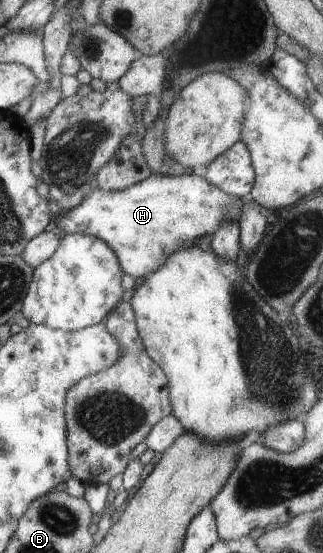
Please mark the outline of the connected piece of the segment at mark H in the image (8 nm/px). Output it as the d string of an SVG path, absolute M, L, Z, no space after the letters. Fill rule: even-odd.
M151 173L137 184L117 192L101 190L94 186L89 194L81 198L81 202L75 208L62 211L62 215L55 215L50 228L56 232L61 230L65 235L81 232L103 240L115 254L123 274L129 274L133 278L143 278L153 270L157 270L161 264L165 264L165 260L169 260L173 252L205 242L223 220L239 222L237 218L241 216L241 204L243 204L242 198L221 192L217 186L209 184L205 178L193 173L177 176Z

